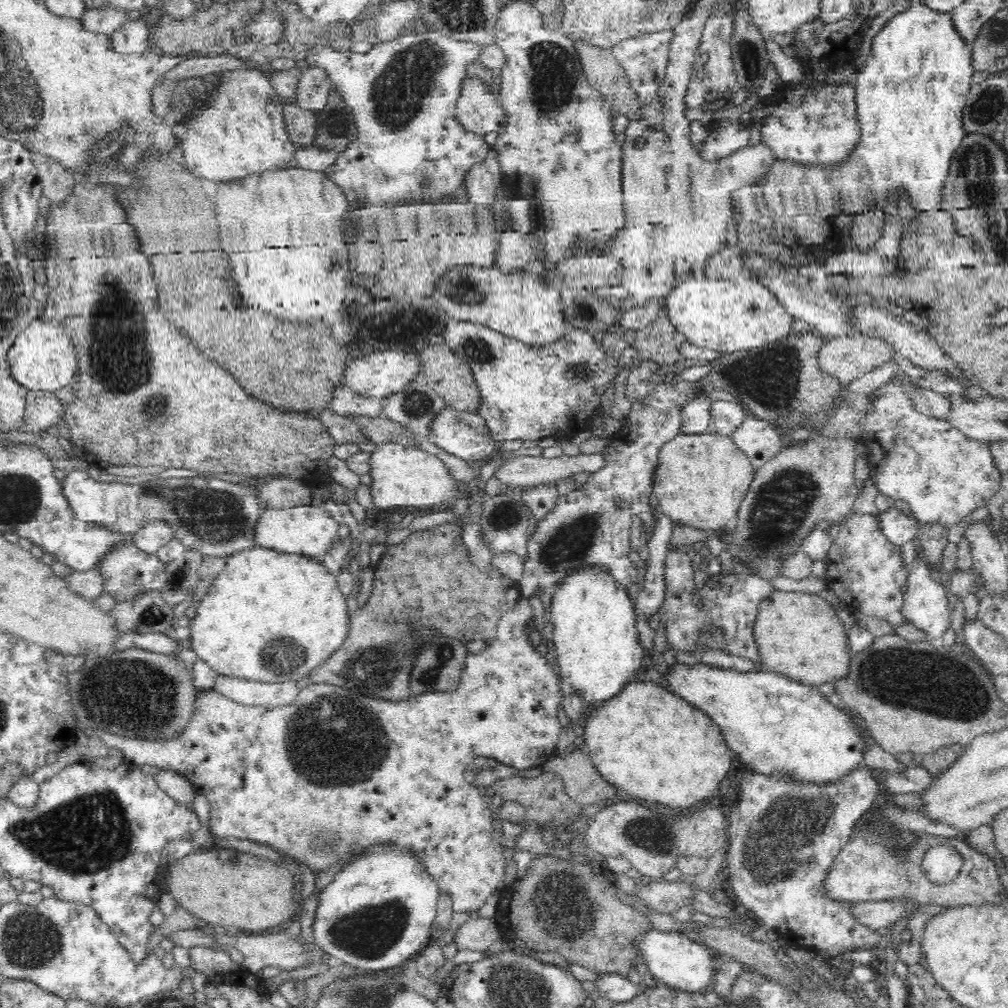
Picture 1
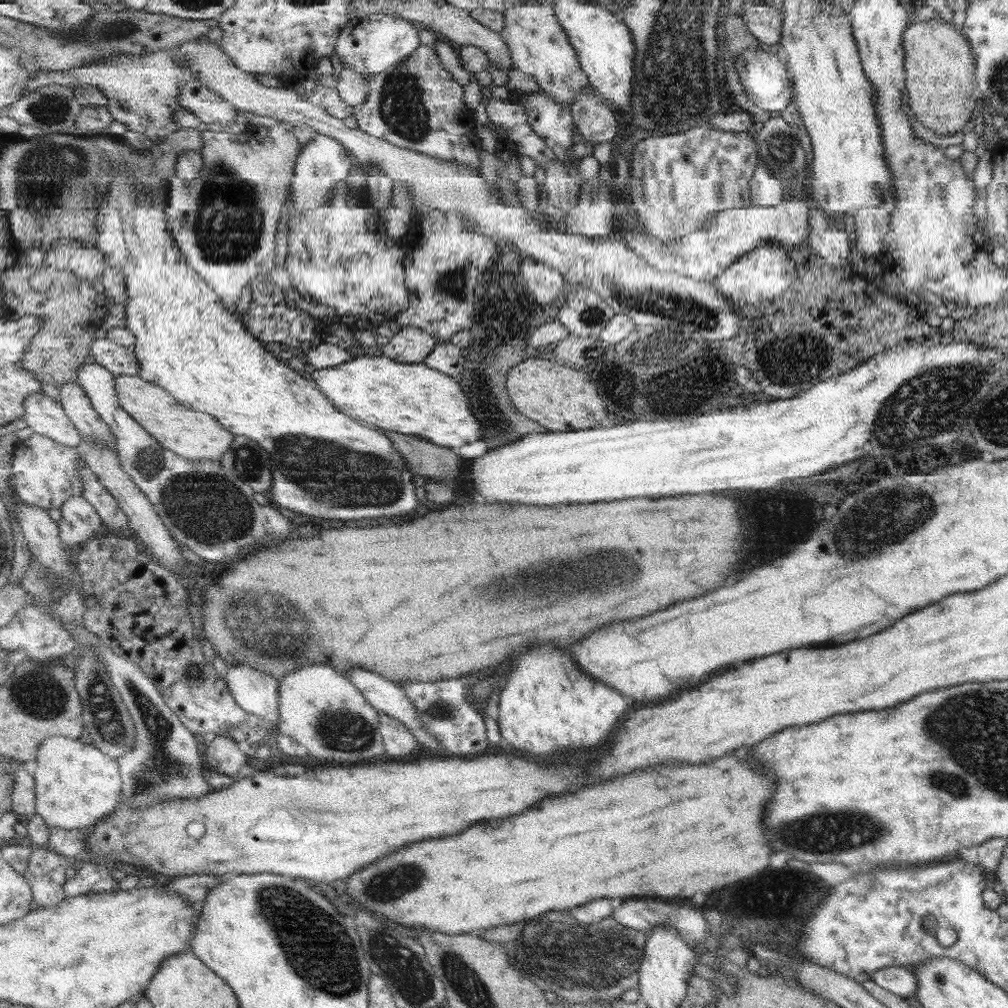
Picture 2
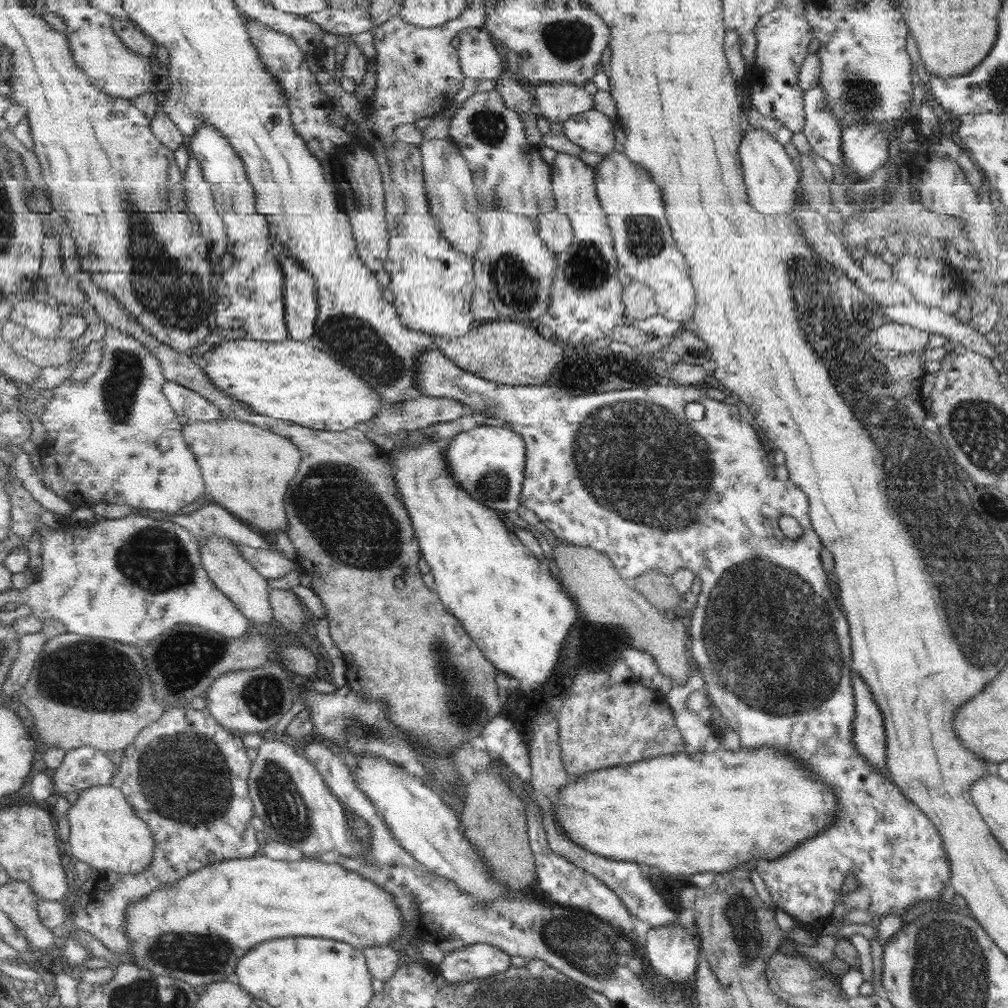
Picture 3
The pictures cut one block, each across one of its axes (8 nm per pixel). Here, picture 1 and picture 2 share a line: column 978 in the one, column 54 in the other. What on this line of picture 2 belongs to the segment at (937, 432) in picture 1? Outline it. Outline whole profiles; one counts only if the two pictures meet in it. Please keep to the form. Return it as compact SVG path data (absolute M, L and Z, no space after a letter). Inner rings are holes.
M35 433L16 445L12 460L13 492L21 501L33 506L58 509L71 497L83 494L84 482L80 475L81 456L75 446L65 446L56 440Z

